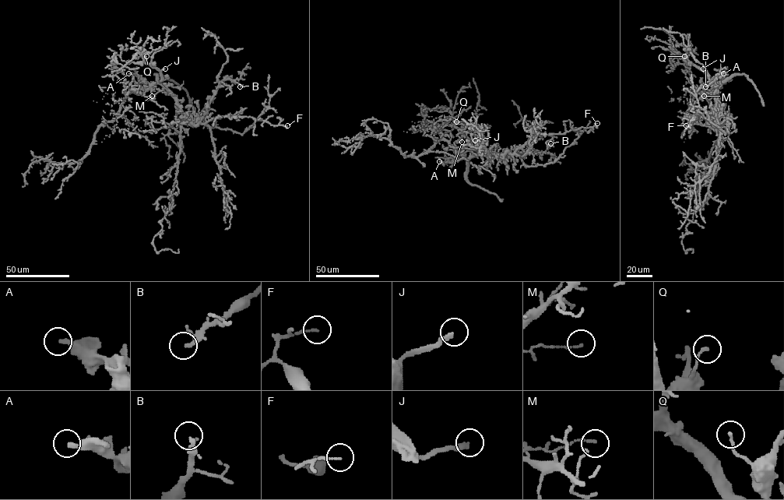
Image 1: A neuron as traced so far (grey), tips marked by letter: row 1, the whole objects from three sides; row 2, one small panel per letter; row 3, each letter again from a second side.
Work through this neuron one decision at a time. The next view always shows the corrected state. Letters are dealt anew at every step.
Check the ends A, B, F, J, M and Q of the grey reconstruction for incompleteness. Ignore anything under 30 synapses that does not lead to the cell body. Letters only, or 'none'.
A, B, J

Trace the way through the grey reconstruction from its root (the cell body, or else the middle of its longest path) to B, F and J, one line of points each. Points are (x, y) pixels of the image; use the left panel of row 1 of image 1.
B: (165, 88), (174, 98), (185, 117), (196, 124), (223, 81), (233, 79), (240, 86)
F: (165, 88), (174, 98), (185, 117), (196, 125), (212, 119), (233, 115), (252, 117), (272, 124), (287, 125)
J: (165, 88), (160, 83), (161, 70), (165, 68)

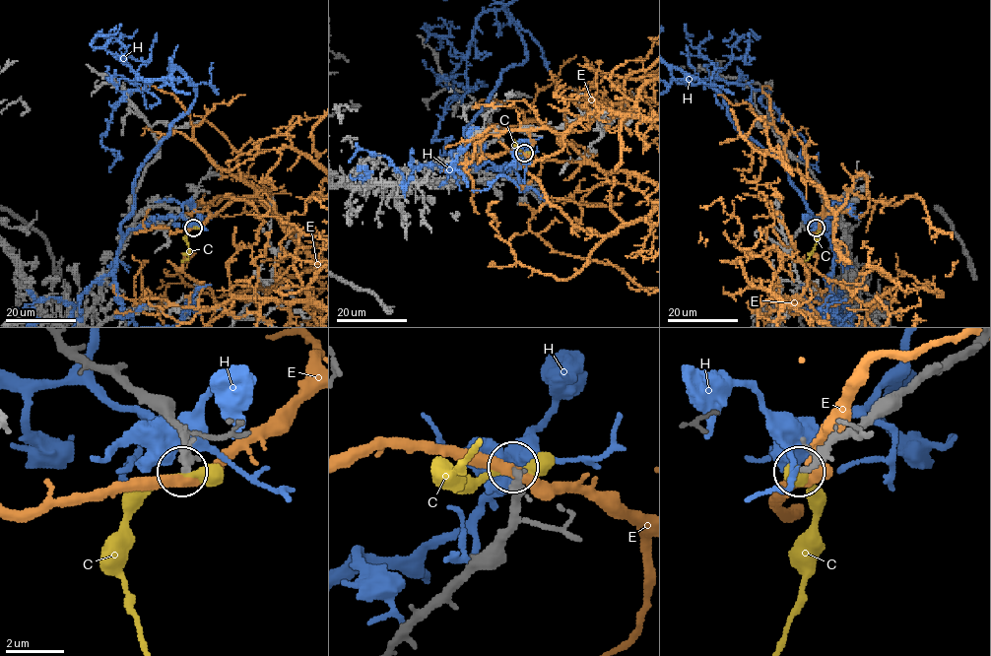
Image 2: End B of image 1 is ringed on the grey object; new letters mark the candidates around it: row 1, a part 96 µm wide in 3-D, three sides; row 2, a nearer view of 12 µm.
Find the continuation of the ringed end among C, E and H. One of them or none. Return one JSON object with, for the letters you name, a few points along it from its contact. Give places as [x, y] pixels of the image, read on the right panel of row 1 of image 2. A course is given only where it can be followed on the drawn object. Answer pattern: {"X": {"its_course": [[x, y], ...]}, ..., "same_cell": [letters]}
{"same_cell": []}

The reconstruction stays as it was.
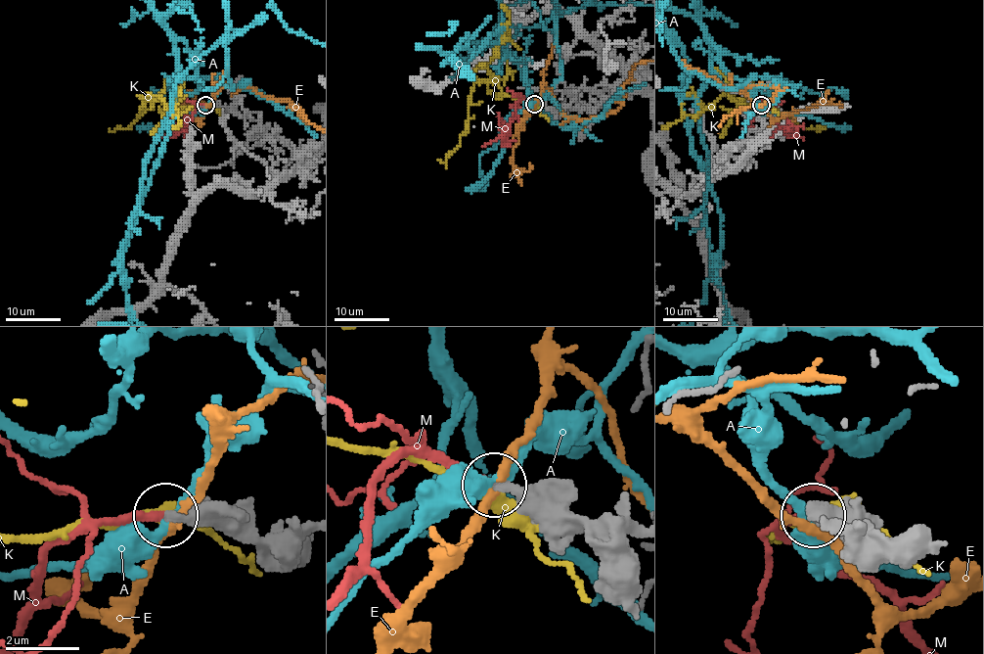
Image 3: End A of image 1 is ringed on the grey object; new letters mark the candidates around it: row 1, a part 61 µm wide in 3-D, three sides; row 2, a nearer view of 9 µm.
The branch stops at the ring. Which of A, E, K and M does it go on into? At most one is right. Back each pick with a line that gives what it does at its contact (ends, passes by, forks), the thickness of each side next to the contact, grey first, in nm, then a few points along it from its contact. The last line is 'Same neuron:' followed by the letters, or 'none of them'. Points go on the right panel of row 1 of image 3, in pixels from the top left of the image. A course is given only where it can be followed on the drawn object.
M: it ends; calibres 360 and 240 nm
Same neuron: M

